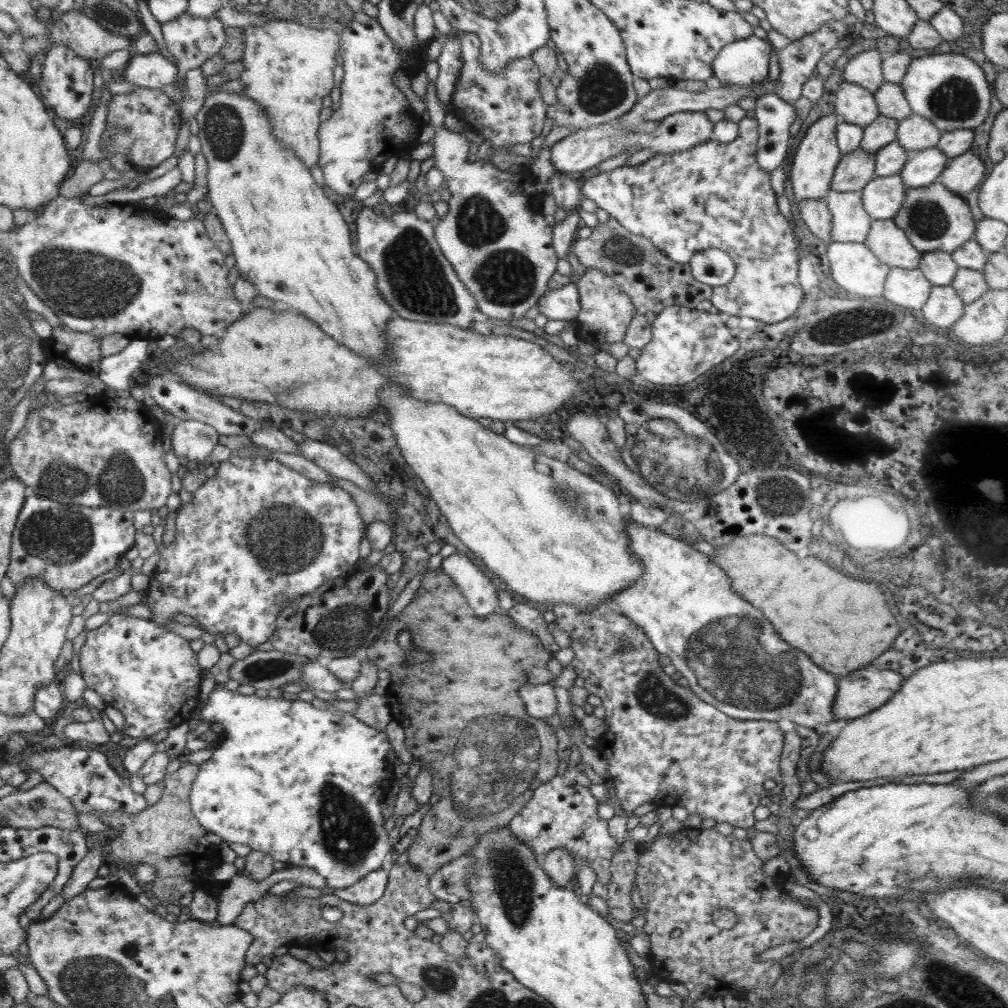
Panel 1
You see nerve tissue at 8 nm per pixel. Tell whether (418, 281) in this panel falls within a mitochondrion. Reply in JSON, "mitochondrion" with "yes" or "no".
{"mitochondrion":"yes"}

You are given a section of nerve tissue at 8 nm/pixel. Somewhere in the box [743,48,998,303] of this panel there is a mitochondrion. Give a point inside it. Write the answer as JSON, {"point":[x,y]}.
{"point":[956,99]}

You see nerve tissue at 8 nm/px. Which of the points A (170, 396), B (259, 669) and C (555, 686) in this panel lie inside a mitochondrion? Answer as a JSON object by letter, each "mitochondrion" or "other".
{"A":"other","B":"mitochondrion","C":"other"}

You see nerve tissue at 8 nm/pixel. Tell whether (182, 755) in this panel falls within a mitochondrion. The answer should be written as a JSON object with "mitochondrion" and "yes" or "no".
{"mitochondrion":"no"}

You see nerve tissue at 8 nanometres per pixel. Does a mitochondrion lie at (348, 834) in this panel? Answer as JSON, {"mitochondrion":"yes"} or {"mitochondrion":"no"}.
{"mitochondrion":"yes"}

